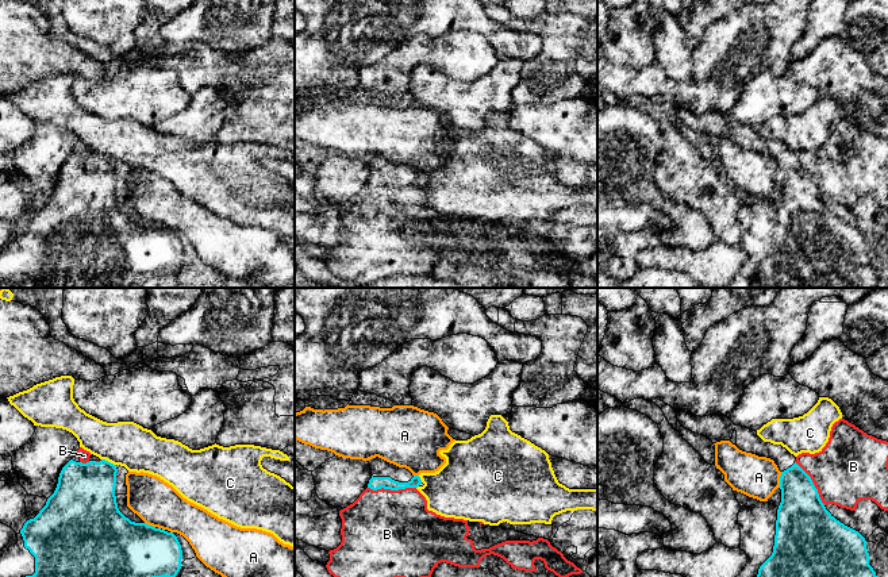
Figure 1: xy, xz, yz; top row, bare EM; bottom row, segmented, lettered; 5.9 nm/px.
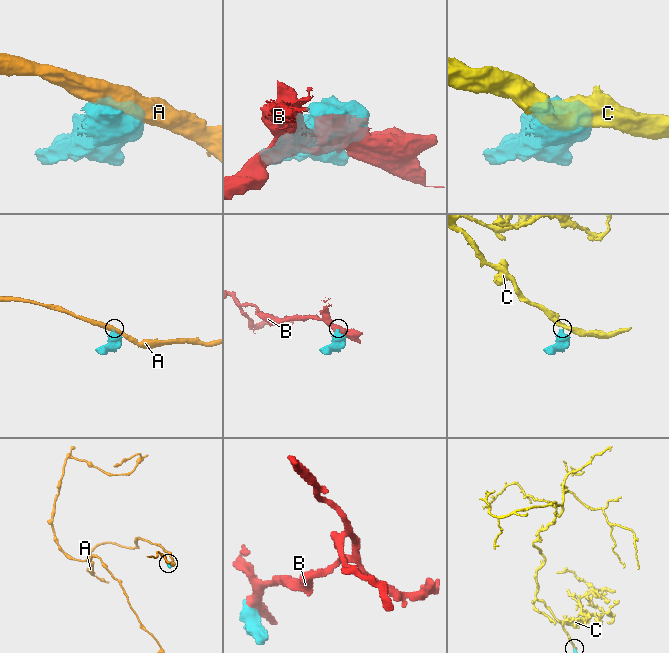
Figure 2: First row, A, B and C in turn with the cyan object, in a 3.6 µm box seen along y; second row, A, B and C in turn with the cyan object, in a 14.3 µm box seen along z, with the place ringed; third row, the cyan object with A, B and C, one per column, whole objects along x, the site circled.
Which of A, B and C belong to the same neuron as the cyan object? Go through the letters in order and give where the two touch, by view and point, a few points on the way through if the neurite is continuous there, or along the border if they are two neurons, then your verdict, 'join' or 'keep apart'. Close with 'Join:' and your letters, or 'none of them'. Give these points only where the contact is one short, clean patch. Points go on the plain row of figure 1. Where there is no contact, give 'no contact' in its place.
A: contact yz (780, 177); keep apart
B: contact xz (392, 187); border xz (368, 184), (373, 187), (415, 185); keep apart
C: contact xy (107, 158); border xy (102, 156), (115, 162); keep apart
Join: none of them

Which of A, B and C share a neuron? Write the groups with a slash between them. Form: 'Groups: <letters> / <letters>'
Groups: A / B / C

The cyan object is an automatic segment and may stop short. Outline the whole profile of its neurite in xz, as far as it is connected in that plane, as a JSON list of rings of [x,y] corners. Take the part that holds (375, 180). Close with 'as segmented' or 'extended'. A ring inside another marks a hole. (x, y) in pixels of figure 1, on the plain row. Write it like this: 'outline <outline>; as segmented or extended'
outline [[[378,154],[368,158],[372,166],[372,176],[368,185],[399,188],[405,185],[418,185],[422,181],[419,173],[414,173],[408,166],[399,165]]]; extended

